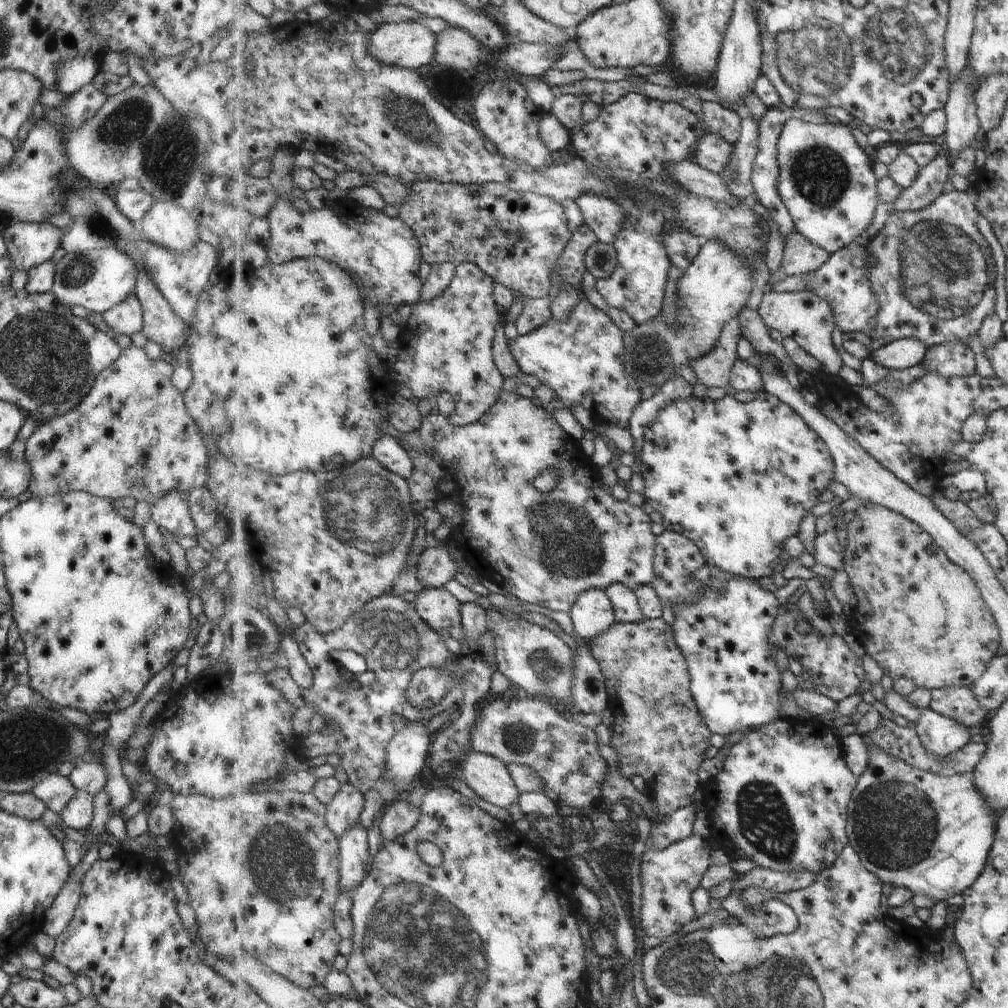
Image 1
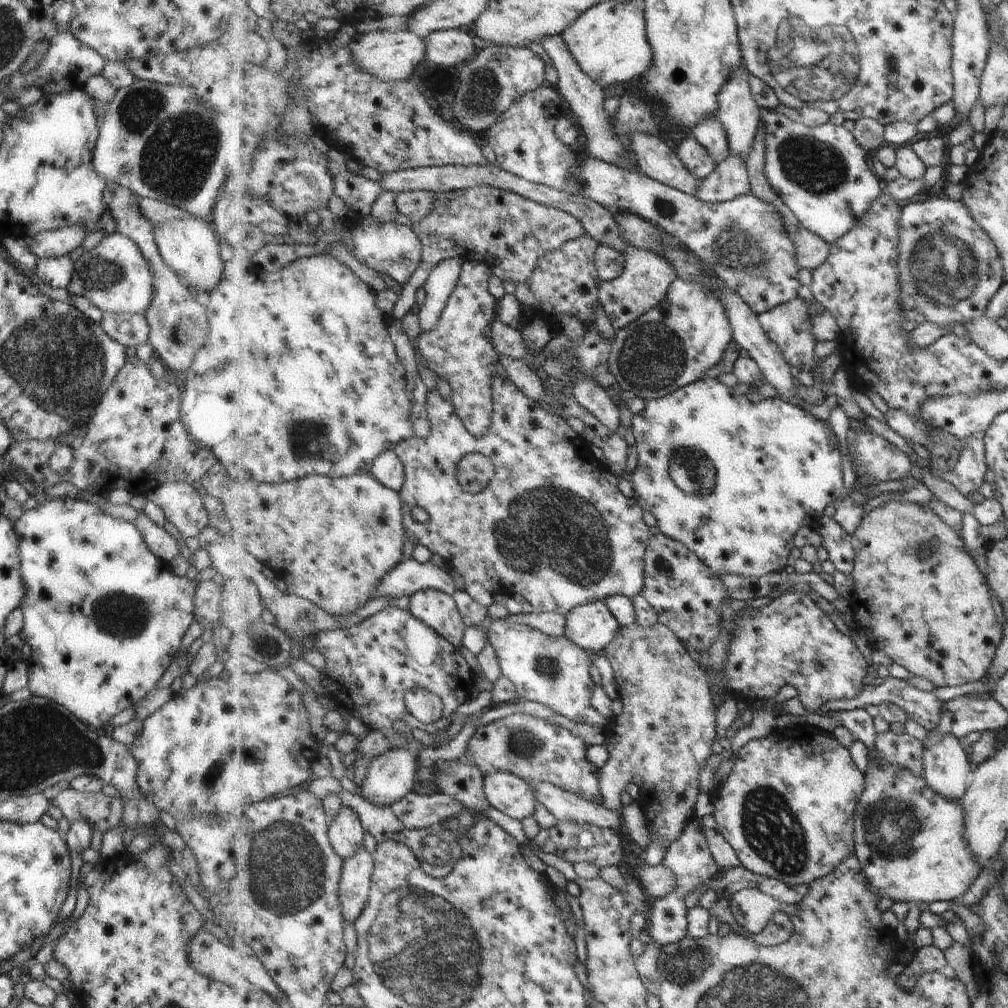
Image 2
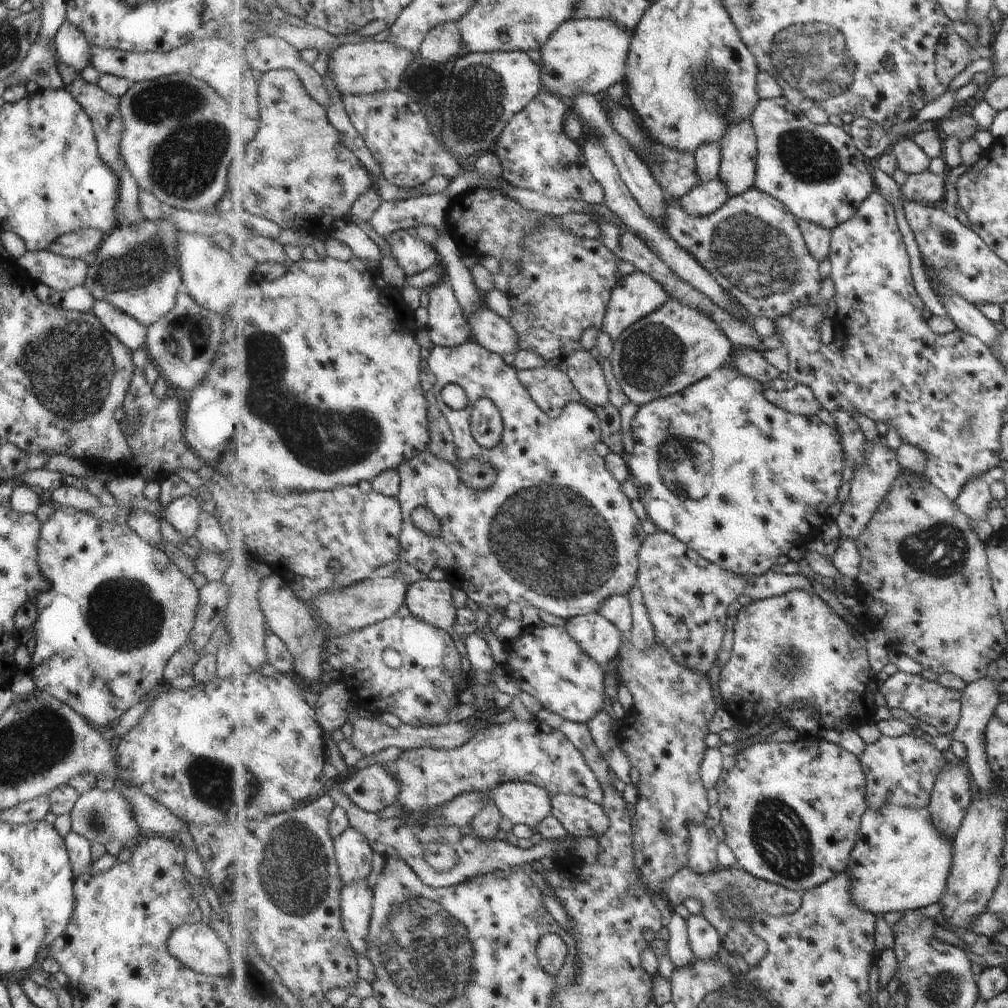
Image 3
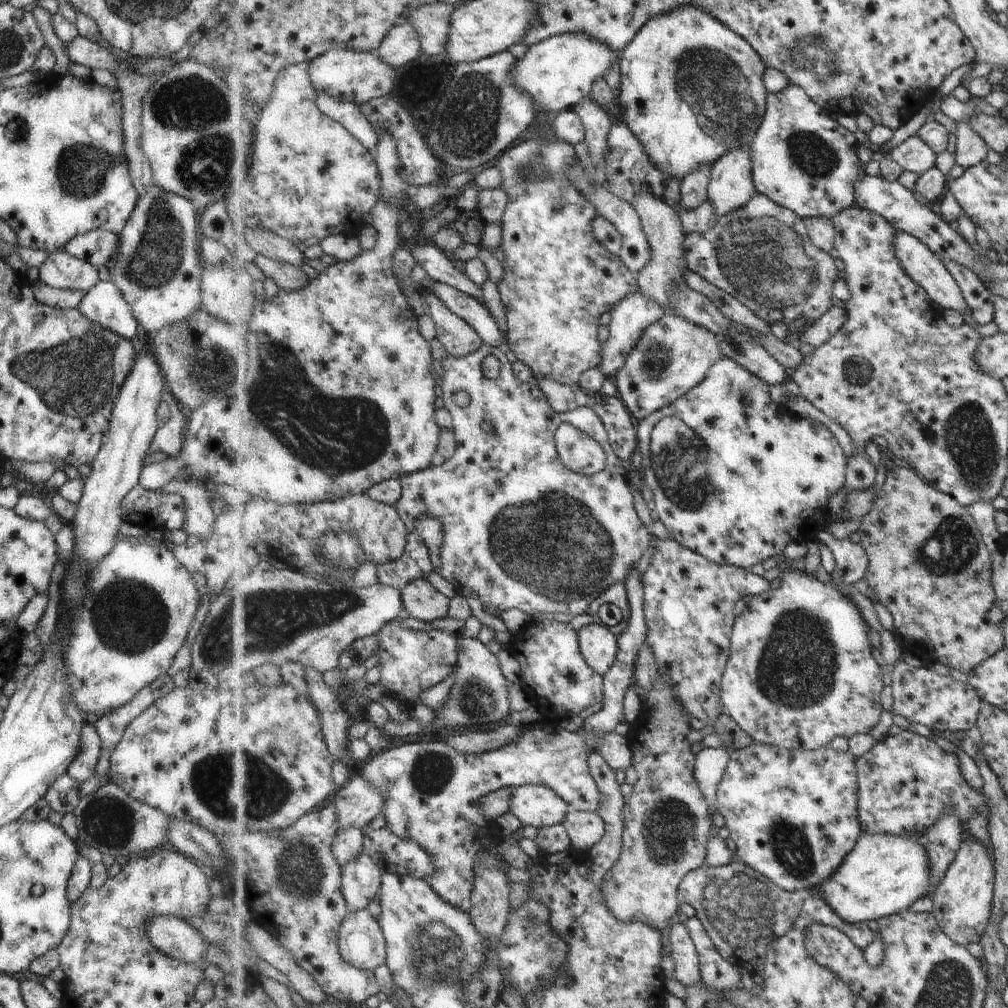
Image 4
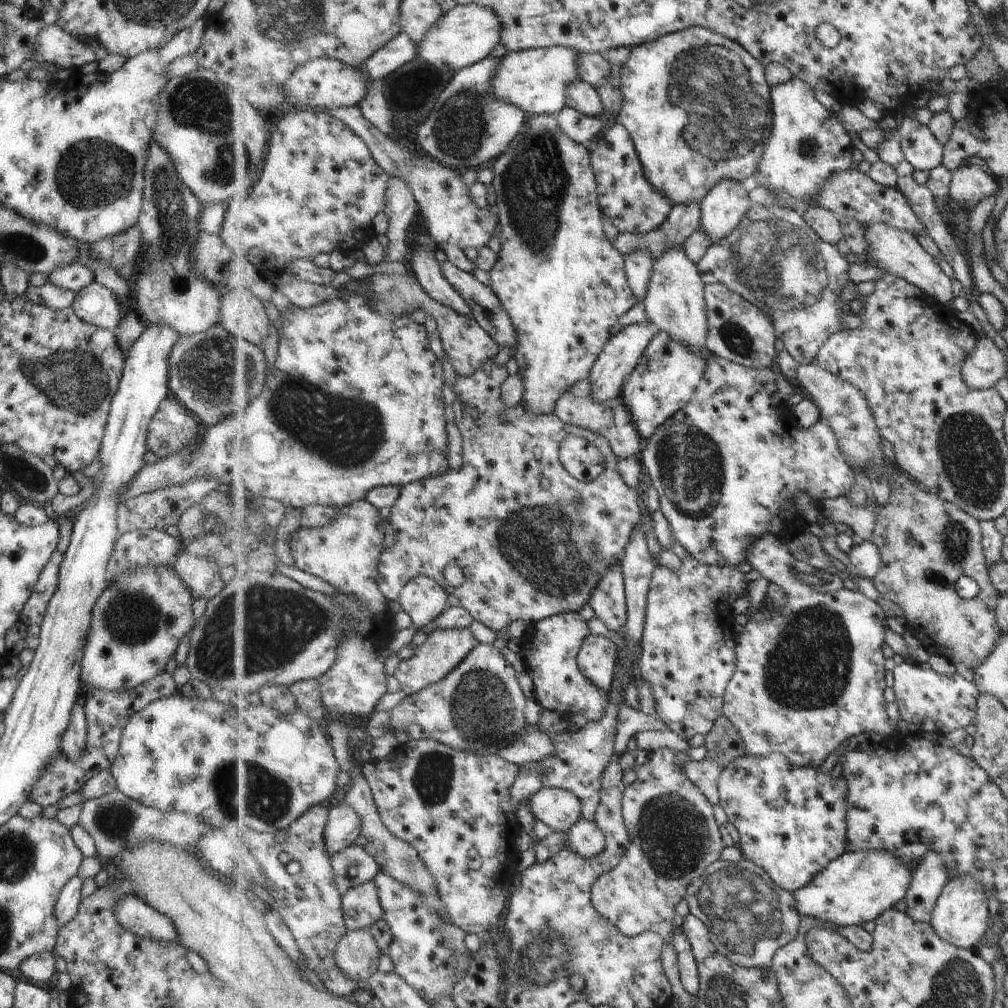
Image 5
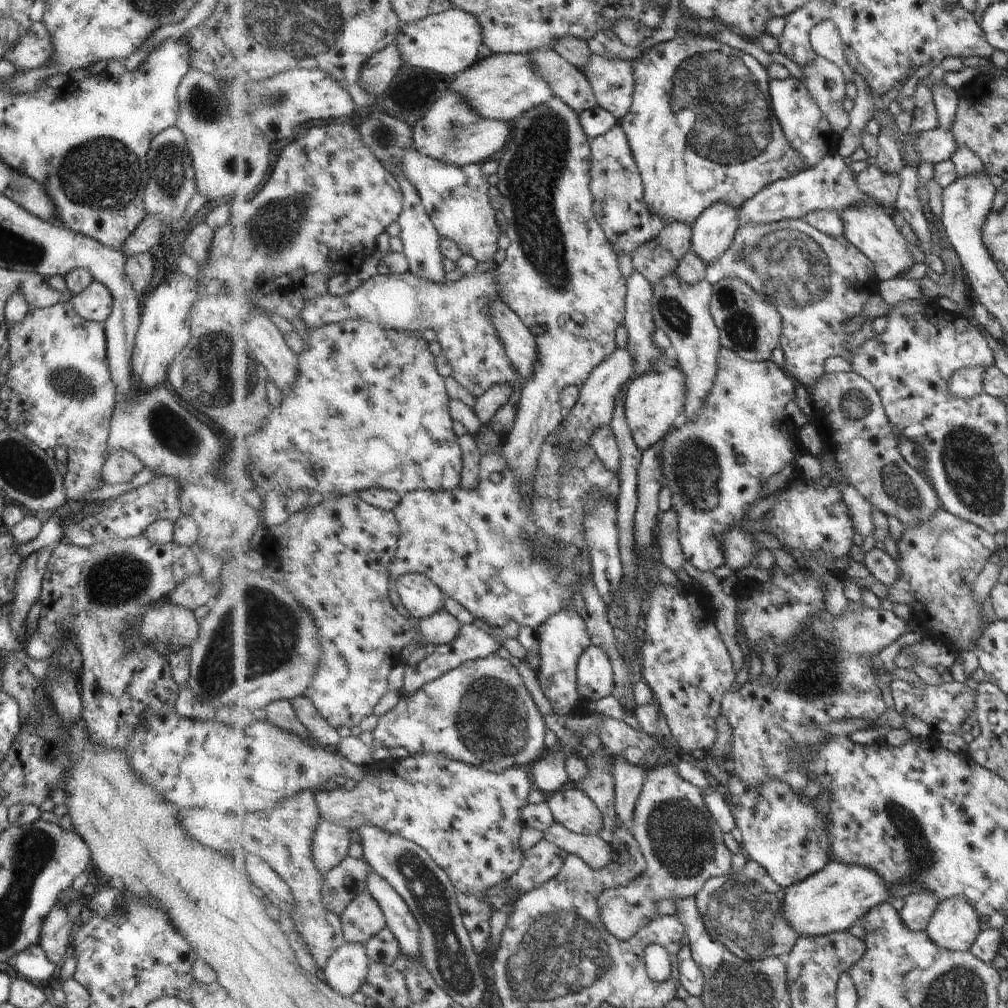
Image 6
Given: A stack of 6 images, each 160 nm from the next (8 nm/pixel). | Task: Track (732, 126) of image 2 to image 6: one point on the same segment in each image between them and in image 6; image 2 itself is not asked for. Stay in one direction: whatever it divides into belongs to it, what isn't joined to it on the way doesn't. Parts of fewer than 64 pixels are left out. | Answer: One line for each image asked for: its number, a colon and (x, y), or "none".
3: (739, 147)
4: (731, 187)
5: (723, 210)
6: (715, 230)

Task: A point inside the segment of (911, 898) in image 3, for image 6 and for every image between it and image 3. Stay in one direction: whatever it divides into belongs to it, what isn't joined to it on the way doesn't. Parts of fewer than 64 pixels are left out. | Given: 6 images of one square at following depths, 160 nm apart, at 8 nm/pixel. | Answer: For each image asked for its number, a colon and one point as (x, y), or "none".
4: (885, 874)
5: (858, 887)
6: (838, 897)

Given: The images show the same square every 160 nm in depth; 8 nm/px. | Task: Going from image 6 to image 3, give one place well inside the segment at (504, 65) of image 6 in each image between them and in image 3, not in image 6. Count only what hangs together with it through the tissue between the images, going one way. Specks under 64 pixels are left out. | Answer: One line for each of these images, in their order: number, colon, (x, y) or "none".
3: (589, 55)
4: (558, 73)
5: (536, 80)

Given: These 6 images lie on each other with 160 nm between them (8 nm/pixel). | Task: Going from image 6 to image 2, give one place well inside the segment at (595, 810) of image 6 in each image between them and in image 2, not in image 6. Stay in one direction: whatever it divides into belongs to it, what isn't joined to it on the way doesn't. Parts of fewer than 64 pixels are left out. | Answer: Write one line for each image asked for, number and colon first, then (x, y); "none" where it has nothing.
2: (513, 796)
3: (524, 803)
4: (535, 805)
5: (560, 809)

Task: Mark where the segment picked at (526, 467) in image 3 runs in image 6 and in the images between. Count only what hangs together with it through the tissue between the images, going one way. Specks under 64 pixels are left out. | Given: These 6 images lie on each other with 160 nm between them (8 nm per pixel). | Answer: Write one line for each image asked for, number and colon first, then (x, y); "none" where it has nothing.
4: (522, 532)
5: (532, 541)
6: (477, 545)

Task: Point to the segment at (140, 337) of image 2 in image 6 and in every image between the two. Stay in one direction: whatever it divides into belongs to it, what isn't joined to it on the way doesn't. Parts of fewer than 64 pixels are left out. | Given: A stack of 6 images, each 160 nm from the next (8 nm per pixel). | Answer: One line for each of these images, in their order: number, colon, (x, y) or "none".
3: (131, 334)
4: (103, 304)
5: (96, 305)
6: (94, 302)

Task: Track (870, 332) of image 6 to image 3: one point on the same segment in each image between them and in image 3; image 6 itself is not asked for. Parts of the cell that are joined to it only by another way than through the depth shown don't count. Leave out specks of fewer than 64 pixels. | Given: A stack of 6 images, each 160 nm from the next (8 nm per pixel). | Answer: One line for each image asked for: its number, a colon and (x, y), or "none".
3: (753, 245)
4: (762, 254)
5: (775, 260)

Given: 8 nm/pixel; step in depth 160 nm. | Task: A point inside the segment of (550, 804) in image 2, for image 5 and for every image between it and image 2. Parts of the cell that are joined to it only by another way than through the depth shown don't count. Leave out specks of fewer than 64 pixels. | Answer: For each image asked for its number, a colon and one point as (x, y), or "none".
3: (580, 817)
4: (586, 829)
5: (586, 839)

